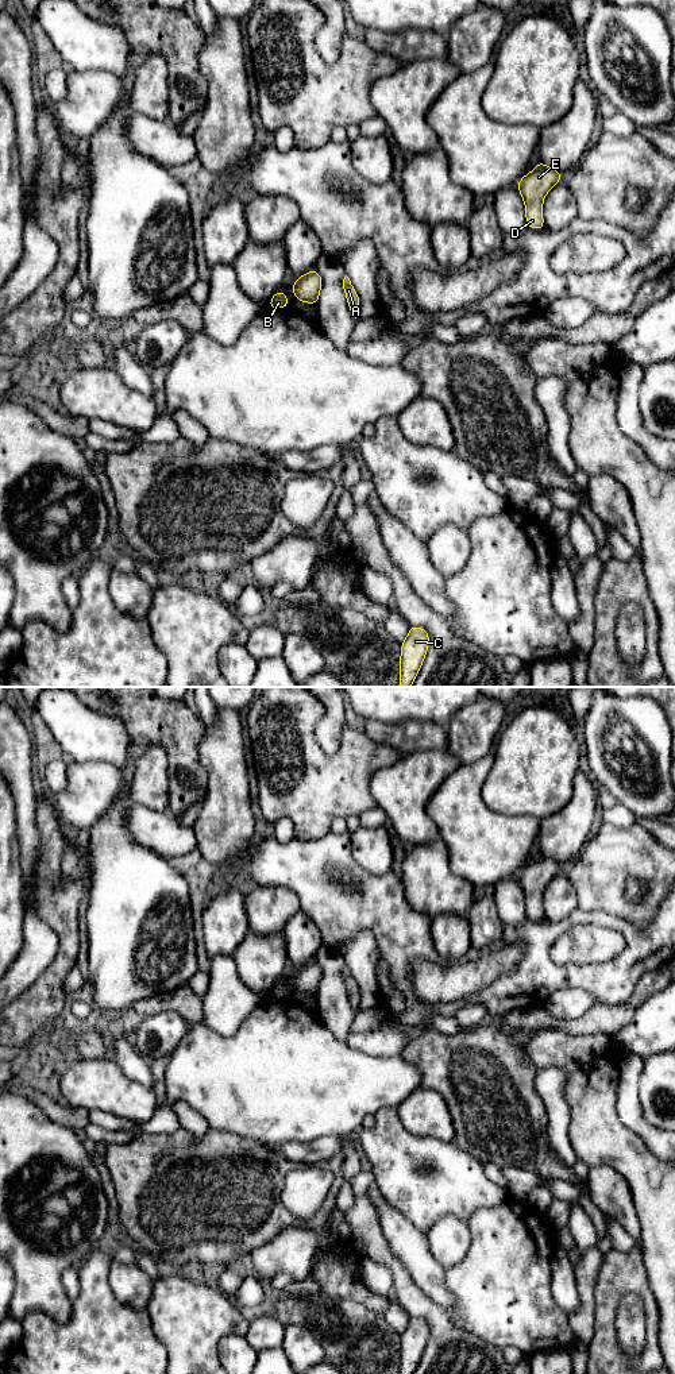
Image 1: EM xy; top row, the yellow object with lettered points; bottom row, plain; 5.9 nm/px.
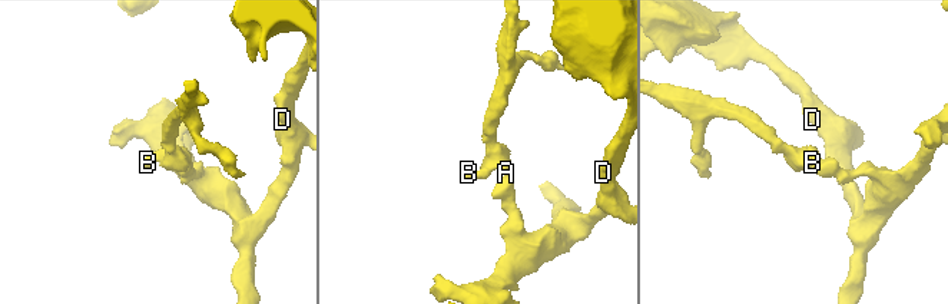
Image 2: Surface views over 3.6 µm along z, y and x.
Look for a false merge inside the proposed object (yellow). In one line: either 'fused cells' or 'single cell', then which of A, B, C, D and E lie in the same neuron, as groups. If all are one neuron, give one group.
single cell; groups A B C D E

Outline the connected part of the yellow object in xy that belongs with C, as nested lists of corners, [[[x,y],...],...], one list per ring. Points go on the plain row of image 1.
[[[410,1317],[401,1334],[400,1374],[413,1374],[429,1338],[429,1325],[424,1319]]]

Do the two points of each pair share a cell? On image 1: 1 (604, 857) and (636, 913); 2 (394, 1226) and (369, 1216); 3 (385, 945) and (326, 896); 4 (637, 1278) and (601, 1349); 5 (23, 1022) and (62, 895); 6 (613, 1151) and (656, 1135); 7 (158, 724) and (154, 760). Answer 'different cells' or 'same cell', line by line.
1: same cell
2: different cells
3: same cell
4: same cell
5: same cell
6: different cells
7: different cells

